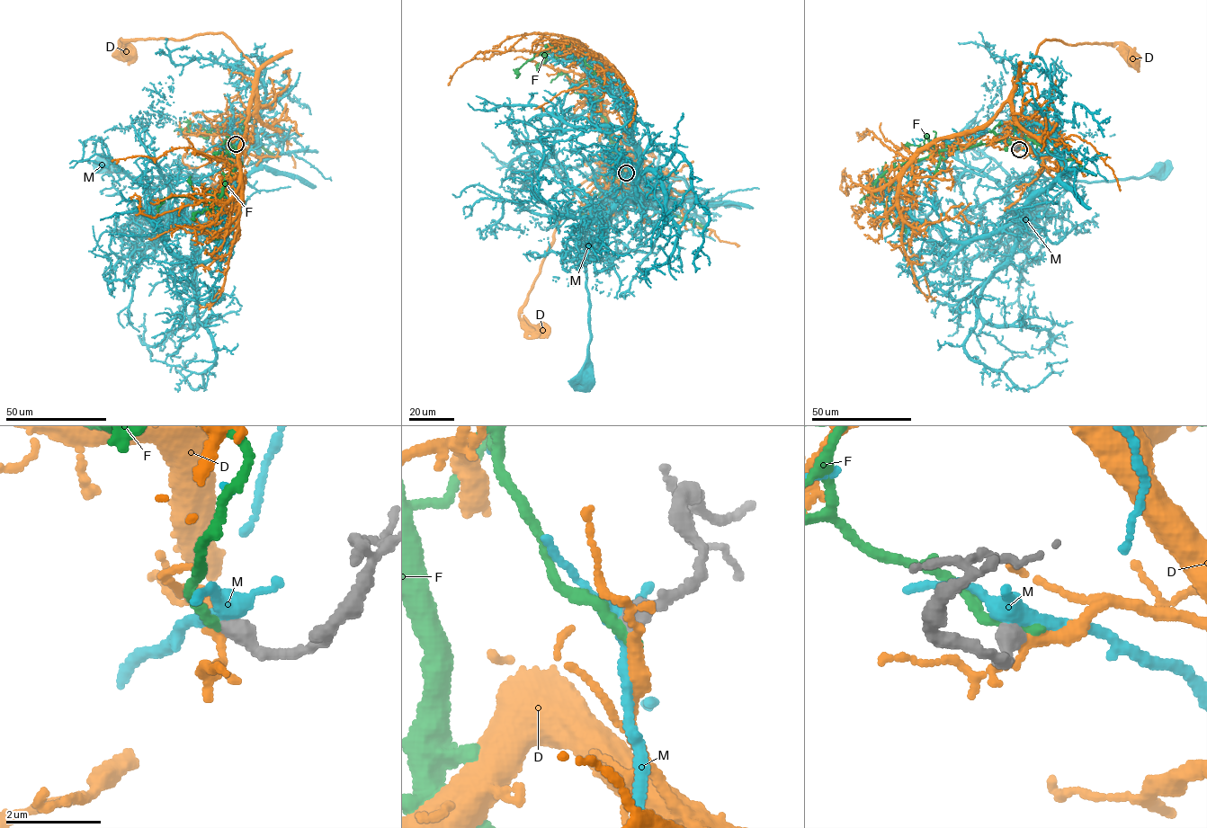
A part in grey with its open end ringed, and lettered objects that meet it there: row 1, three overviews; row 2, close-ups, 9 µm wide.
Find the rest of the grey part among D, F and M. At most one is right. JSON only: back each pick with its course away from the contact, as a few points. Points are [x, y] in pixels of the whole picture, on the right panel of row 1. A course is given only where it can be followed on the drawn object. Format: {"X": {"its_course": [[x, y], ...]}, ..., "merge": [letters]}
{"D": {"its_course": [[1019, 149], [1025, 144], [1013, 116], [1013, 86], [1043, 41], [1055, 39], [1073, 45], [1117, 42], [1135, 60]]}, "merge": ["D"]}

